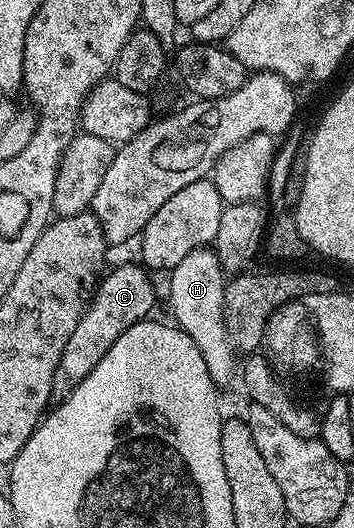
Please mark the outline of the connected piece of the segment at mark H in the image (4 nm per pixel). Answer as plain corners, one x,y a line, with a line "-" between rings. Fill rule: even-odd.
203,248
195,250
174,269
169,271
170,278
170,310
174,313
173,321
179,330
184,331
200,348
200,356
204,356
204,364
208,364
208,376
212,376
215,386
225,388
230,381
236,378
236,351
226,331
224,320
224,292
227,279
218,257
213,249

